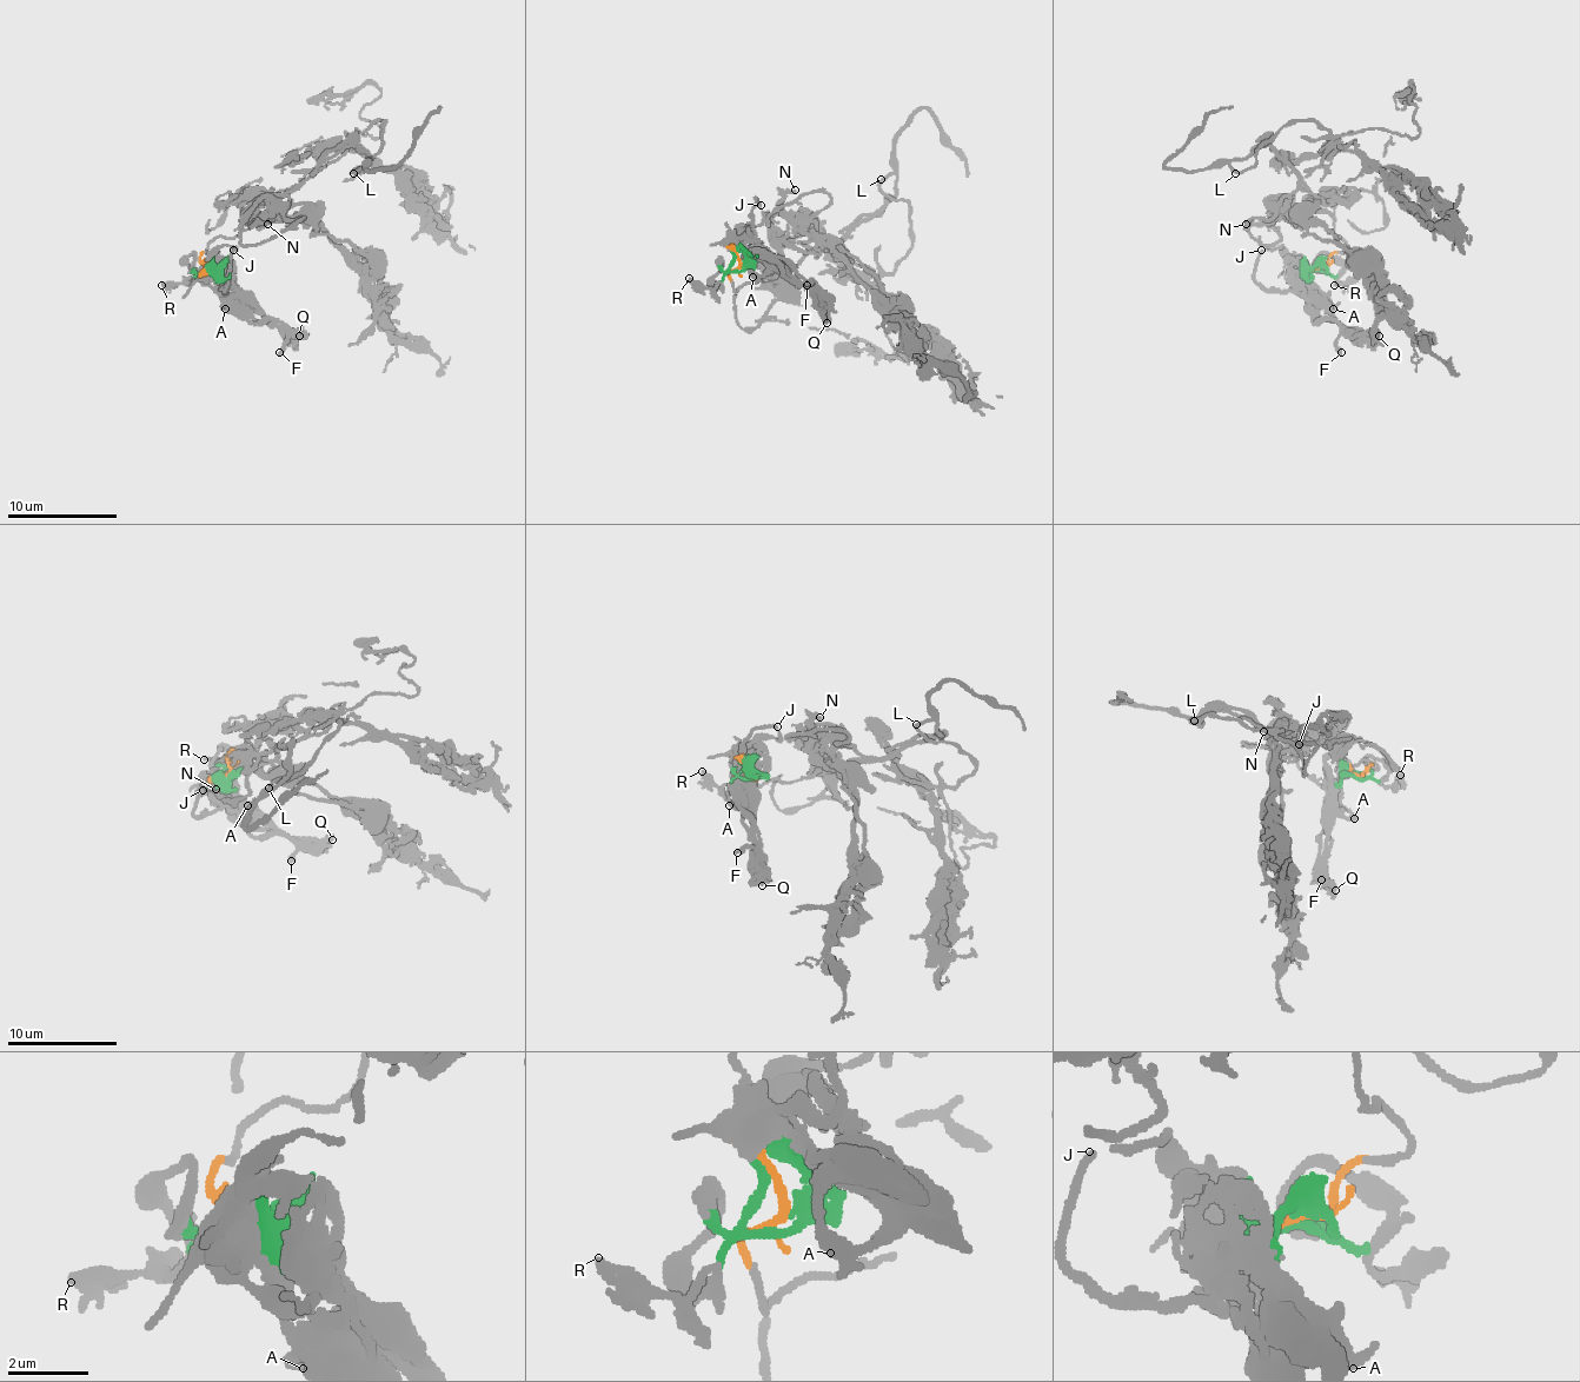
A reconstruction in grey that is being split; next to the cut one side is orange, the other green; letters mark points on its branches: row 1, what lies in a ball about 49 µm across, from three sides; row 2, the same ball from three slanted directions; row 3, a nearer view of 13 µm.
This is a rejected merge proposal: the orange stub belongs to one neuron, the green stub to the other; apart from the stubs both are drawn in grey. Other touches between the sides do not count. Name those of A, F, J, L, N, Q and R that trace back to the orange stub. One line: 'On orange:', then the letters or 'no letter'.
On orange: L, N

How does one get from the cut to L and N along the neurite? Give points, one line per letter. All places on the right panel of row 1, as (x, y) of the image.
L: (1322, 268), (1347, 244), (1336, 238), (1333, 219), (1306, 184), (1267, 145), (1232, 159), (1234, 172)
N: (1322, 268), (1330, 254), (1347, 246), (1341, 238), (1336, 238), (1333, 219), (1325, 211), (1279, 213), (1246, 224)

